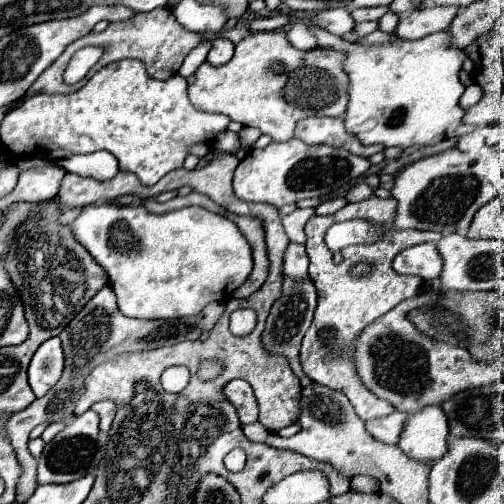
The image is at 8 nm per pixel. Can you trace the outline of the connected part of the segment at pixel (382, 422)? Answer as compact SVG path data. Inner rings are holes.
M396 411L392 415L388 415L388 417L366 421L366 427L374 437L378 437L378 441L398 443L400 433L402 433L404 423L406 423L406 417L408 417L408 413L398 413Z

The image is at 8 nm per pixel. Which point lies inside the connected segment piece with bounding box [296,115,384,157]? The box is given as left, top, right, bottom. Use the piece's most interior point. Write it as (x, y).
(314, 130)

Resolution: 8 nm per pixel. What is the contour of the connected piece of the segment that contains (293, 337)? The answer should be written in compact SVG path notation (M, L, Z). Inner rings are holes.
M284 277L284 291L282 291L282 297L272 305L272 311L268 315L268 321L266 321L266 329L262 333L262 341L264 341L264 347L268 351L276 351L276 353L282 353L282 355L288 355L290 357L290 367L292 371L302 379L302 381L310 381L306 377L306 373L302 371L302 365L300 365L300 343L302 343L302 337L304 333L308 331L310 323L312 323L312 315L314 315L314 309L316 309L316 287L312 281L304 279L304 281L294 281L290 277Z

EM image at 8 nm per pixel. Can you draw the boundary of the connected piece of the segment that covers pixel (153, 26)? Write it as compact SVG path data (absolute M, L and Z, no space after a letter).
M160 7L160 9L154 9L154 11L148 11L148 13L136 13L132 19L128 21L120 21L120 23L110 23L106 31L102 33L88 33L86 37L80 37L76 39L74 43L70 43L66 47L66 51L62 53L62 57L58 57L58 61L54 61L54 65L50 65L50 69L46 69L40 79L28 89L28 95L36 95L36 93L72 93L76 91L78 87L82 87L86 83L84 81L78 81L76 85L66 85L64 79L62 79L62 73L68 65L68 61L72 59L72 55L86 47L86 45L106 45L106 53L104 53L104 65L108 63L114 63L114 61L120 61L120 59L138 59L146 65L146 71L150 77L154 79L170 79L172 75L178 73L184 57L194 49L198 47L200 43L204 43L204 35L202 33L190 33L188 29L182 29L182 25L178 25L178 21L174 21L174 13L166 7Z

